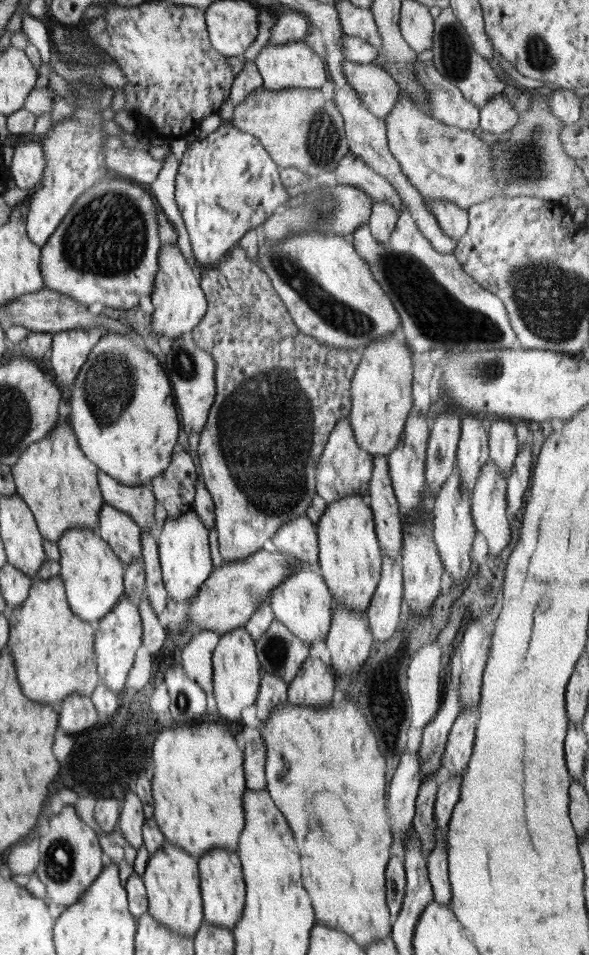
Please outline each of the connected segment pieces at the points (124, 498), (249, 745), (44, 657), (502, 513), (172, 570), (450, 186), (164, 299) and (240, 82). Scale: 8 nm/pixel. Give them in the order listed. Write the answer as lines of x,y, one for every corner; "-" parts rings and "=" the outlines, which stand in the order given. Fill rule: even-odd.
99,471
97,480
105,504
110,504
122,512
128,513
141,533
156,530
156,499
154,492
145,486
124,486
116,478
=
244,726
244,772
248,789
260,791
267,788
265,760
267,748
261,730
=
59,575
50,579
37,578
31,584
26,600
11,611
8,611
10,636
7,647
12,654
16,676
24,696
30,700
60,704
70,694
82,694
90,697
100,682
95,660
94,637
95,626
80,620
68,604
65,587
=
488,458
480,468
480,474
476,480
476,484
471,494
471,516
473,517
473,524
475,530
478,531
486,539
488,545
488,555
500,555
509,544
510,536
510,522
508,522
506,502
506,485
507,479
500,474
498,466
=
190,510
179,518
165,521
162,534
158,538
157,550
160,566
162,566
162,583
168,599
172,598
177,603
187,604
197,595
202,584
214,570
209,546
209,533
205,530
197,513
=
399,94
394,109
386,116
387,140
390,152
399,162
402,173
409,184
426,199
448,200
468,210
472,205
484,201
486,190
490,191
492,162
482,166
482,150
490,160
490,149
473,131
462,130
424,115
420,107
413,104
408,94
=
164,244
158,254
158,272
155,276
155,286
151,295
154,305
151,326
157,336
165,334
172,339
192,332
207,312
207,300
195,277
191,266
186,261
178,244
=
251,60
244,61
243,70
237,75
232,84
230,94
217,113
222,122
230,122
236,106
239,106
256,88
263,86
263,79

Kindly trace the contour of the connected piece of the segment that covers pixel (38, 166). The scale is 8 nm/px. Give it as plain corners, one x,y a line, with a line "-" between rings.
37,139
14,147
14,156
9,168
14,184
22,190
31,192
43,180
46,168
44,147

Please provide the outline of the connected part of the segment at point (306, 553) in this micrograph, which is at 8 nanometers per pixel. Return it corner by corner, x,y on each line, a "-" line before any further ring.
306,514
288,521
271,538
278,552
302,562
318,564
318,539
315,526

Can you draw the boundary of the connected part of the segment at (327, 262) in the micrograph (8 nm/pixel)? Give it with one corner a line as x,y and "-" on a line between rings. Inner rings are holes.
306,232
306,234
288,236
278,242
262,239
259,242
257,256
257,263
268,275
274,290
284,301
294,324
302,333
316,338
326,346
342,348
342,350
363,349
370,342
384,338
401,327
400,316
392,305
390,297
380,287
380,283
370,271
370,265
356,251
350,238
340,234

